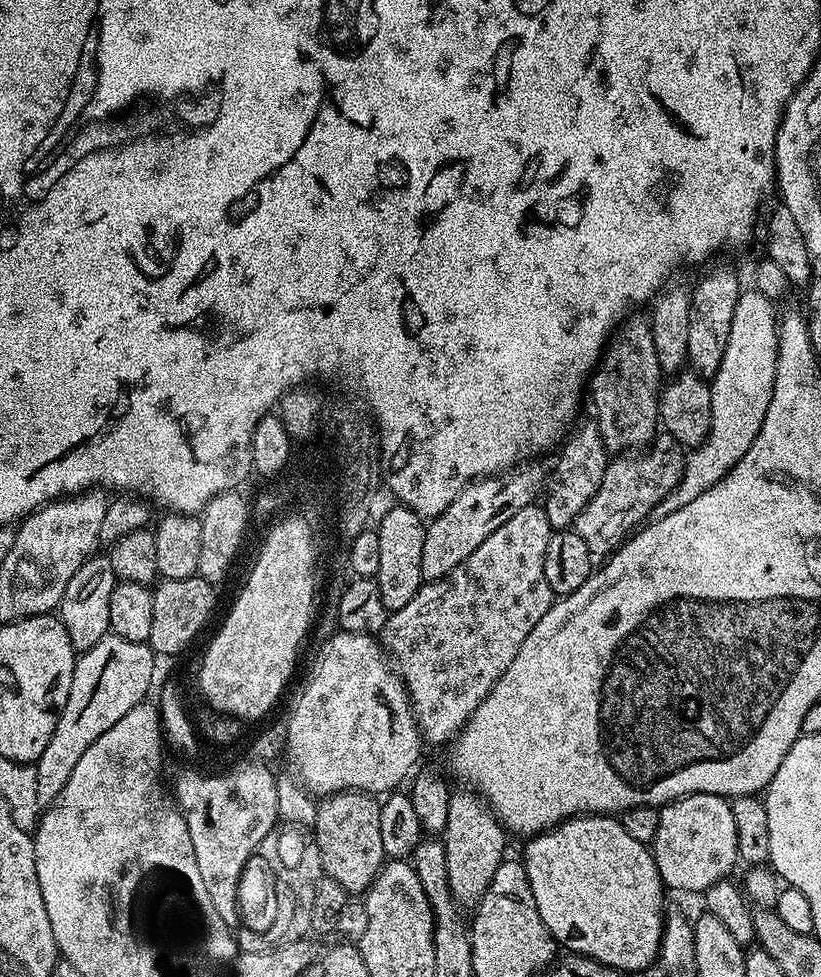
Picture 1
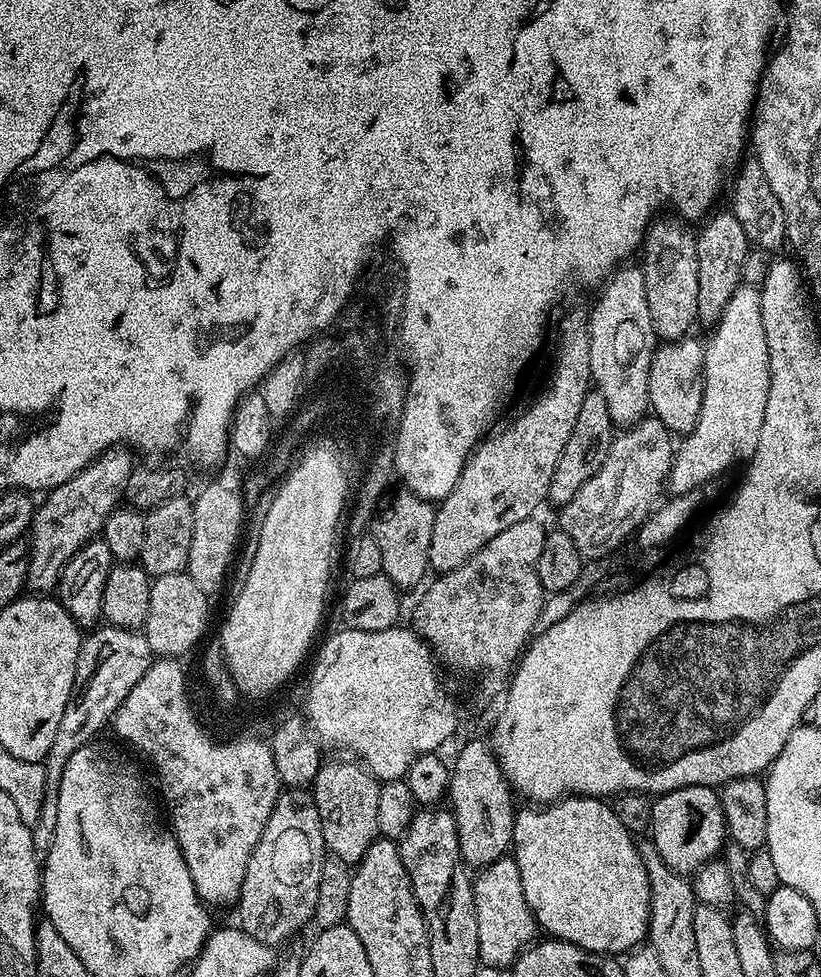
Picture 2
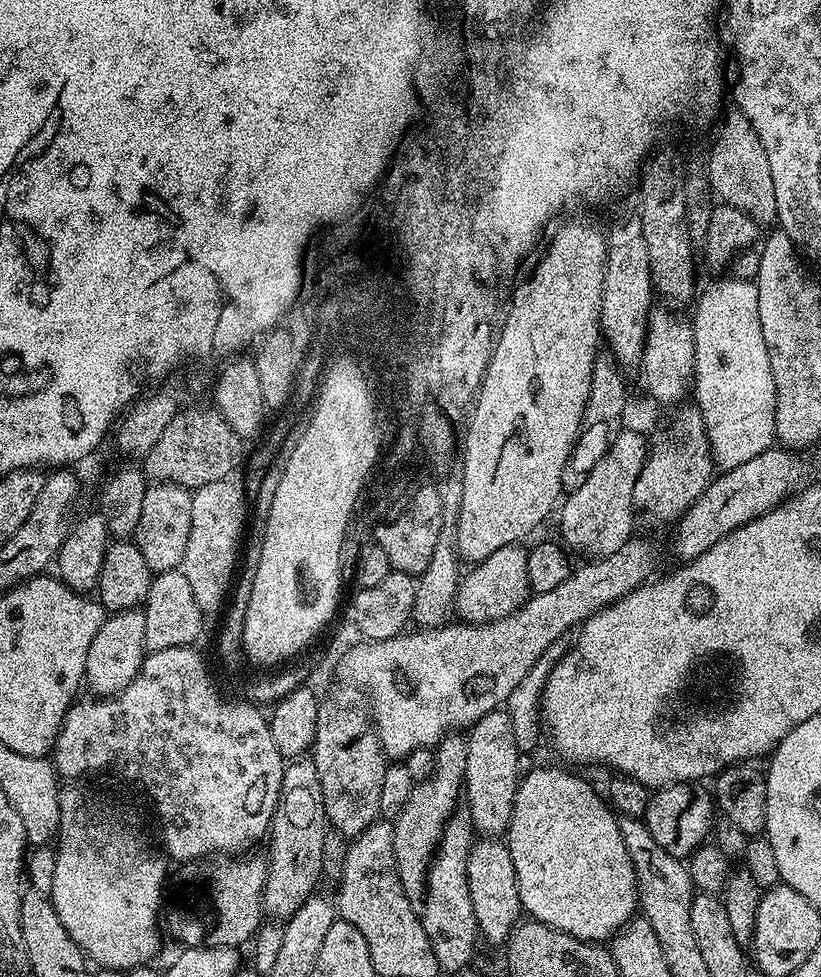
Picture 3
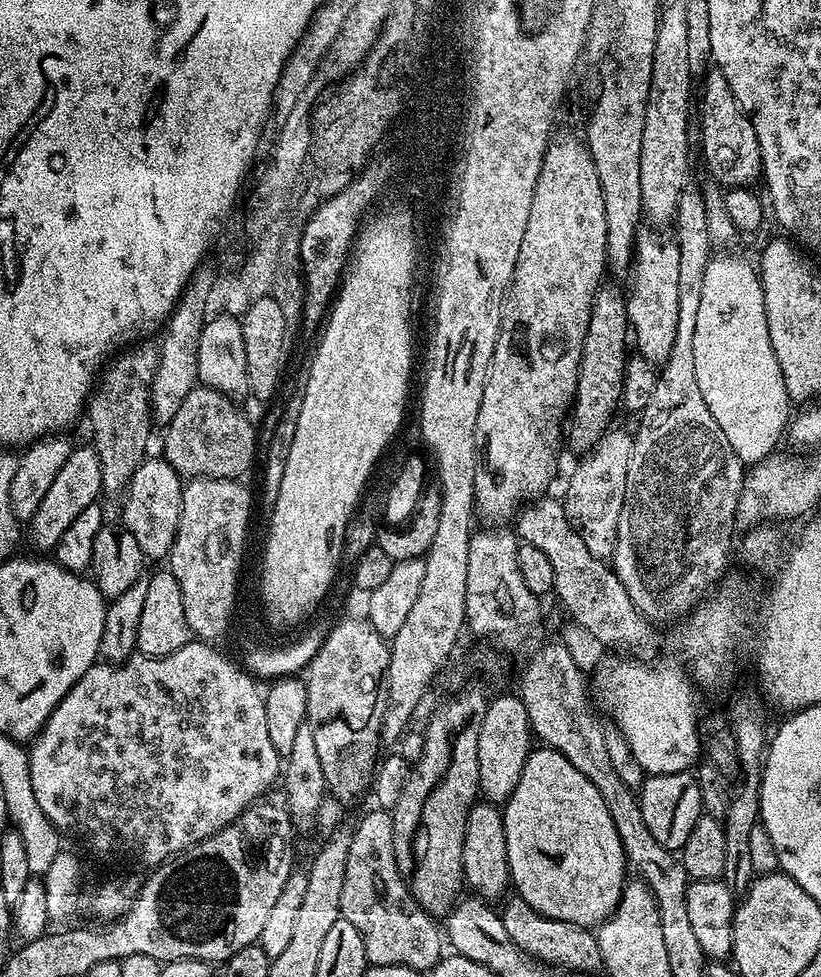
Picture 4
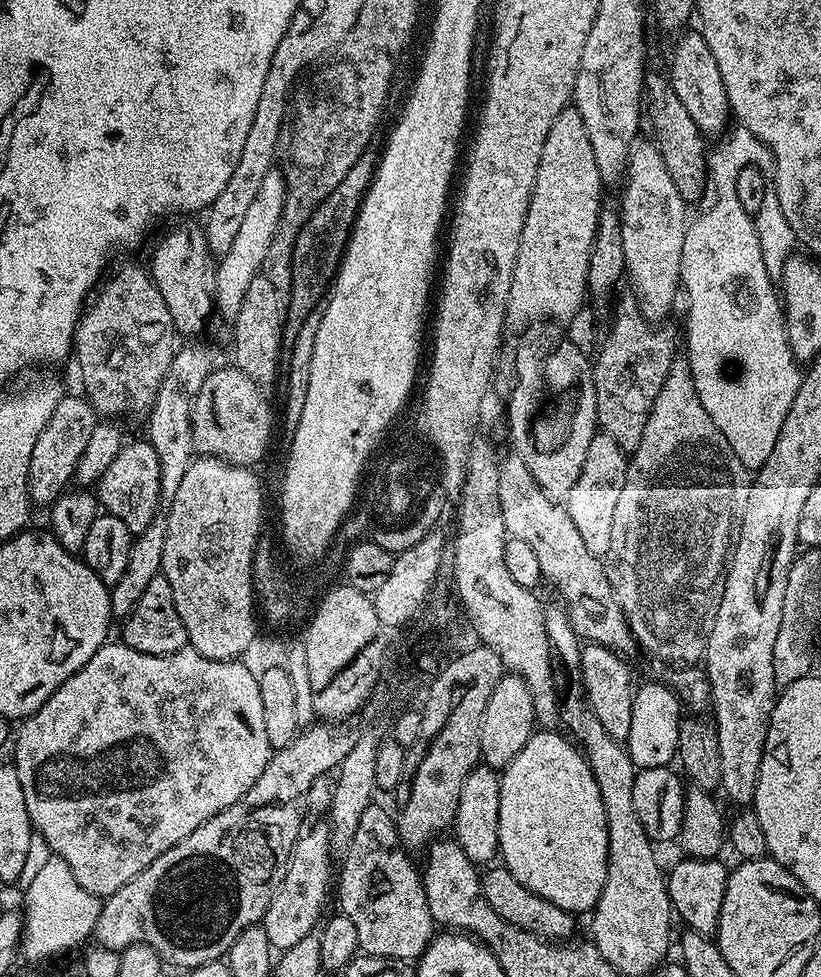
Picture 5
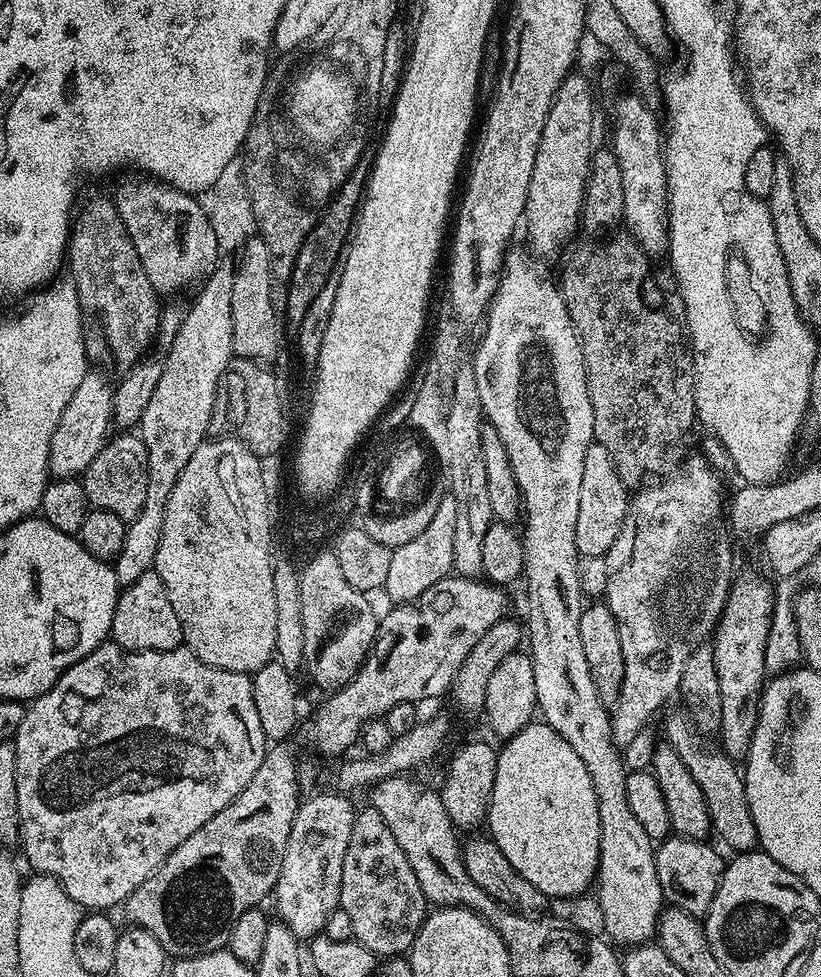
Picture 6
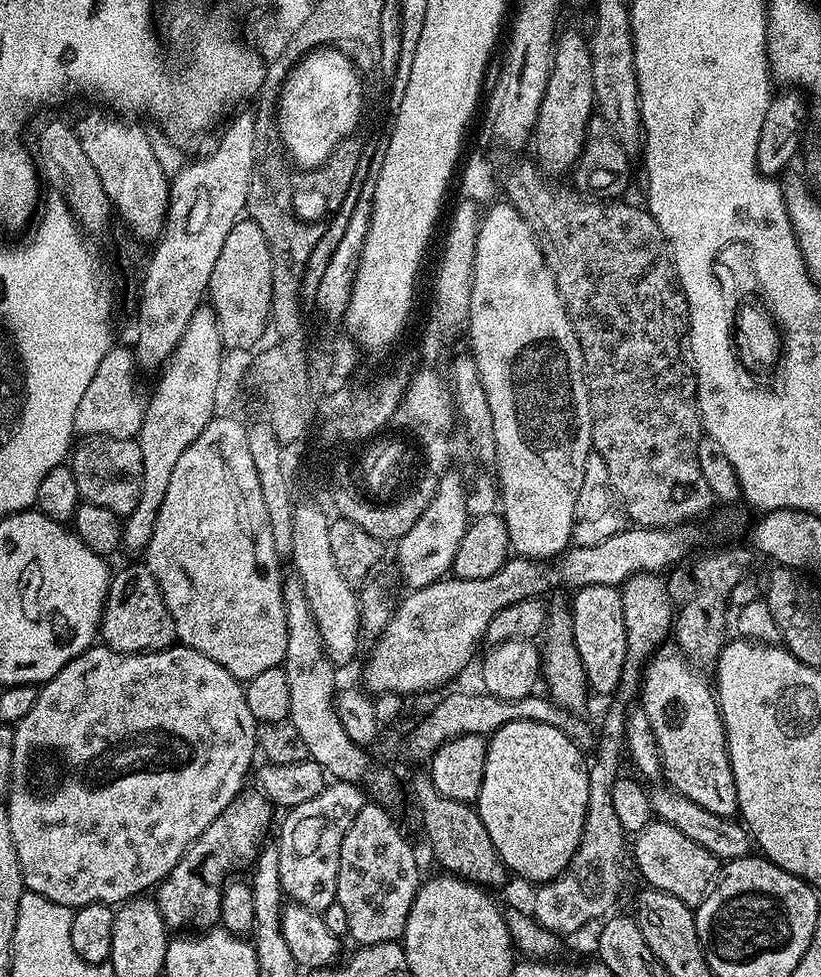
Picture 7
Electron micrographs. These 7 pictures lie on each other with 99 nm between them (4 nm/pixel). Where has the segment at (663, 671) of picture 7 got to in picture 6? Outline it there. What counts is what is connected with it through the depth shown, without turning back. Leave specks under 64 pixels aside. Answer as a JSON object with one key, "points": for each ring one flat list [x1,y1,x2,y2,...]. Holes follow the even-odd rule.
{"points":[[677,710,664,720,663,739,682,758,690,770,690,774,698,781,703,782,706,806,710,810,712,832,720,835,733,849,733,853,753,851,757,847,754,818,750,818,750,806,746,802,746,786,741,769,733,757,727,756,722,750,711,748,711,743,701,736,692,724,687,712],[708,780,708,781,707,781]]}

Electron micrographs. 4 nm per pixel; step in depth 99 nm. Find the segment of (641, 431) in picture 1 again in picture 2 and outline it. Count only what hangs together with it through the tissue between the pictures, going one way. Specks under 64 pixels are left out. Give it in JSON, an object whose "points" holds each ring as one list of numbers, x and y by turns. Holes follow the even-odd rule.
{"points":[[621,266,604,281,592,312,587,313,590,374,595,391,606,398,606,407,617,429,631,428,649,415,650,362,658,347,650,306,646,302,643,267]]}

